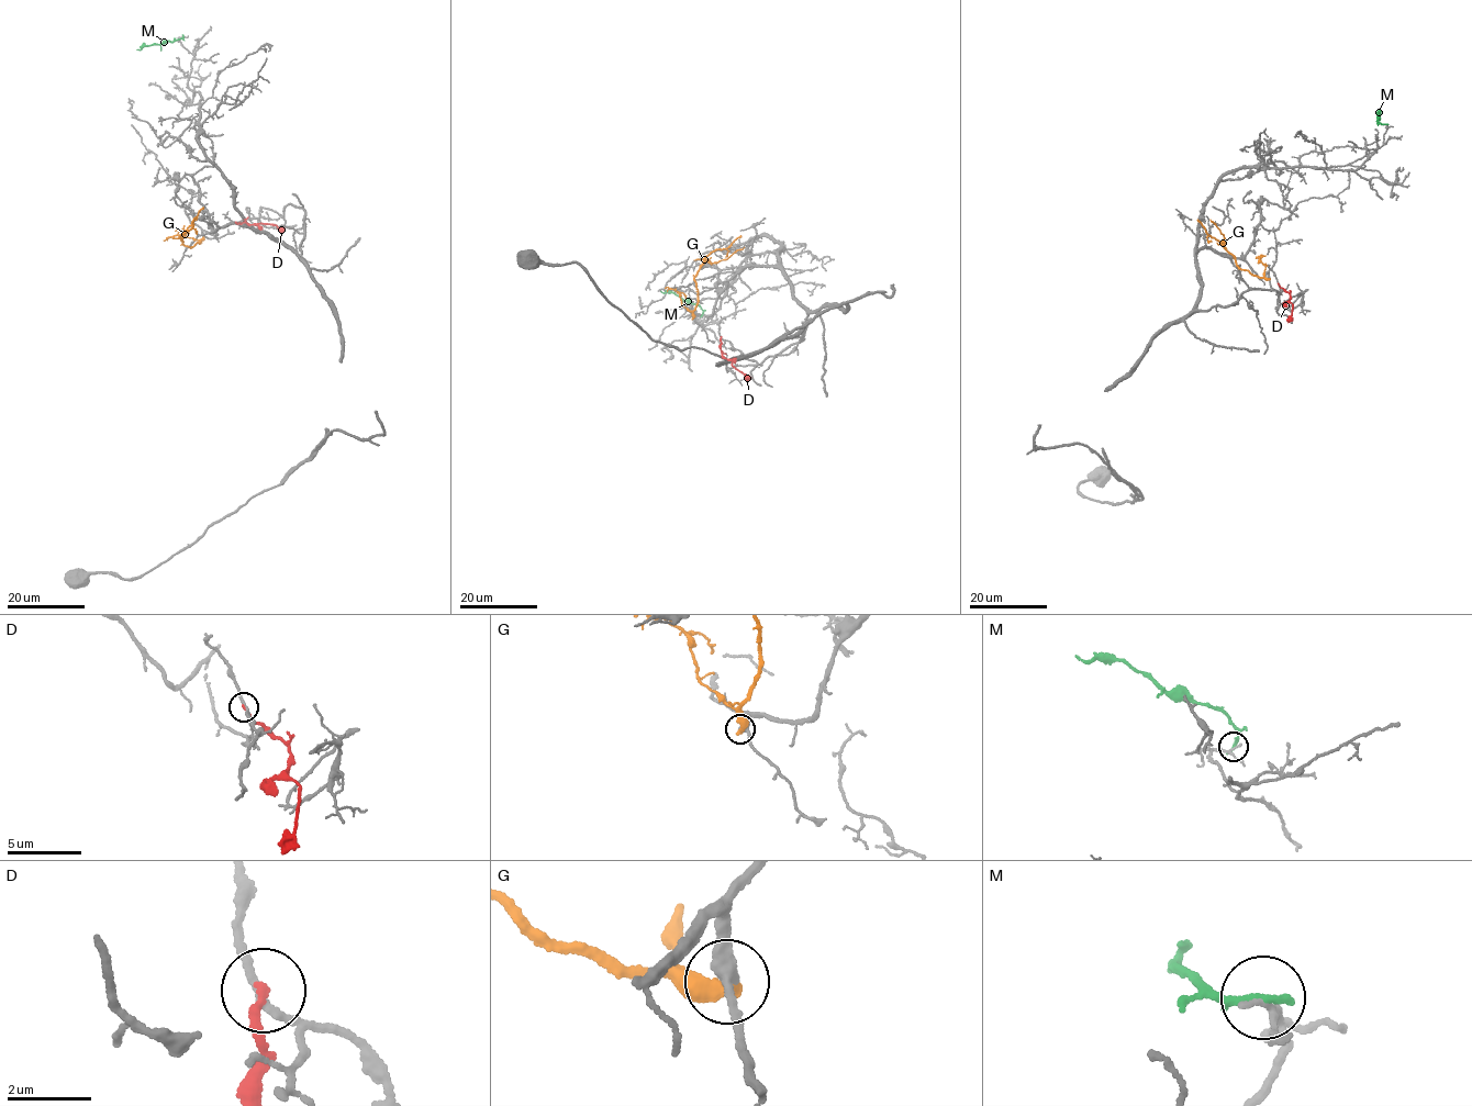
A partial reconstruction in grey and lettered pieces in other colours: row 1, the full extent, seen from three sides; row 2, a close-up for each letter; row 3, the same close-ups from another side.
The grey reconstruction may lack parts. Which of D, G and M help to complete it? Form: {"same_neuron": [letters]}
{"same_neuron": []}

